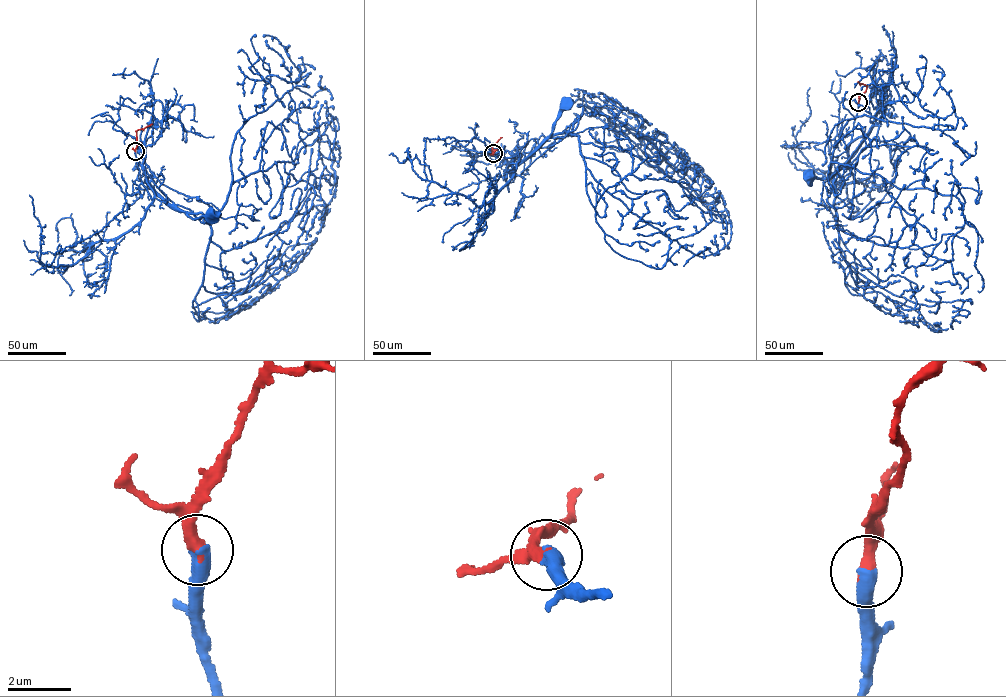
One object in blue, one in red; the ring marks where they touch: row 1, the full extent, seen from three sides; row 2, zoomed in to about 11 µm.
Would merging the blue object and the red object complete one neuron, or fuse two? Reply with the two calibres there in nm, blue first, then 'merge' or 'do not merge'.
550 nm thick on the blue side, 400 nm on the other; merge

